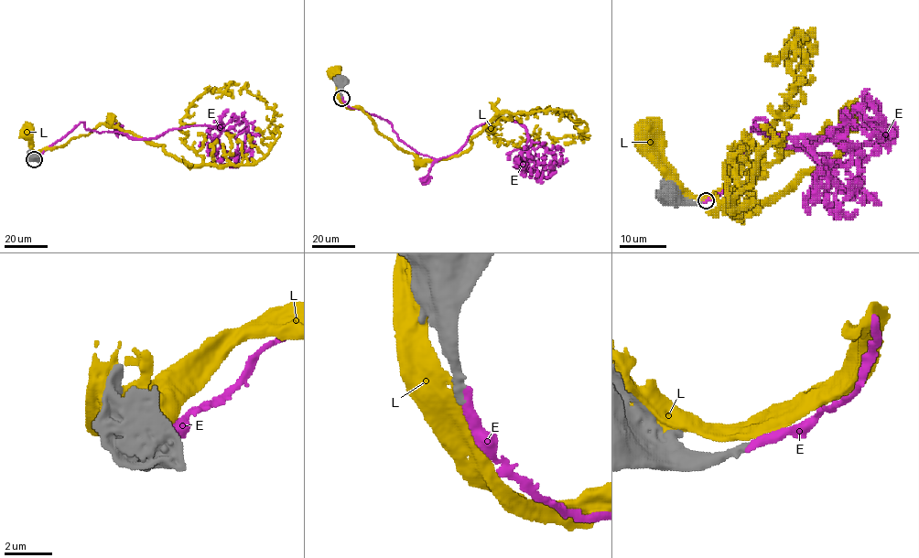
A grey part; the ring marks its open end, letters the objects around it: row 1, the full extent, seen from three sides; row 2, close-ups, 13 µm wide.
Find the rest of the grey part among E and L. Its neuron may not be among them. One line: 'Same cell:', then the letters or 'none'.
Same cell: E

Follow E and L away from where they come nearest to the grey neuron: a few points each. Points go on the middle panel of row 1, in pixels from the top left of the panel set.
E: (341, 98), (436, 159), (455, 154), (477, 126), (516, 121), (531, 143), (527, 155), (546, 169), (535, 178)
L: (341, 98), (338, 74), (333, 70)

